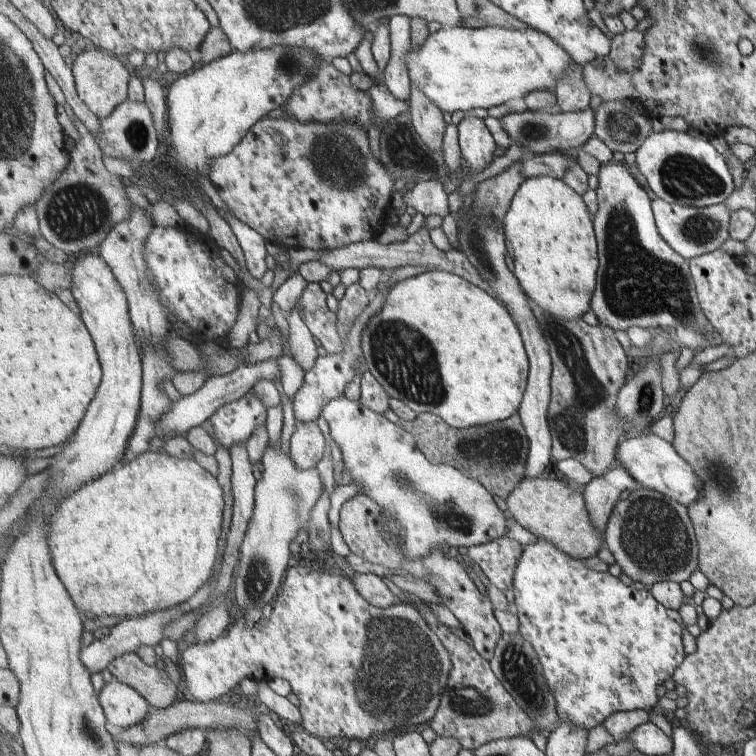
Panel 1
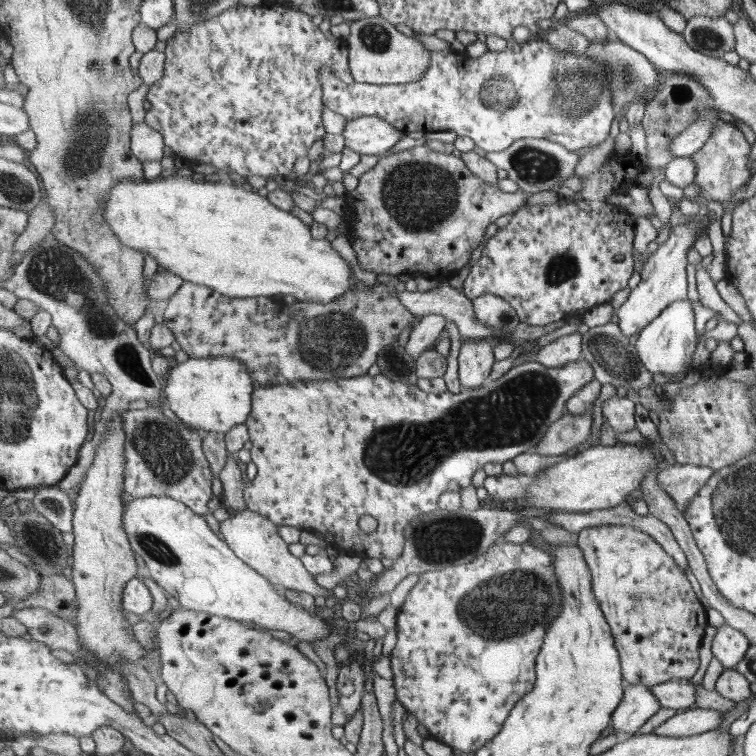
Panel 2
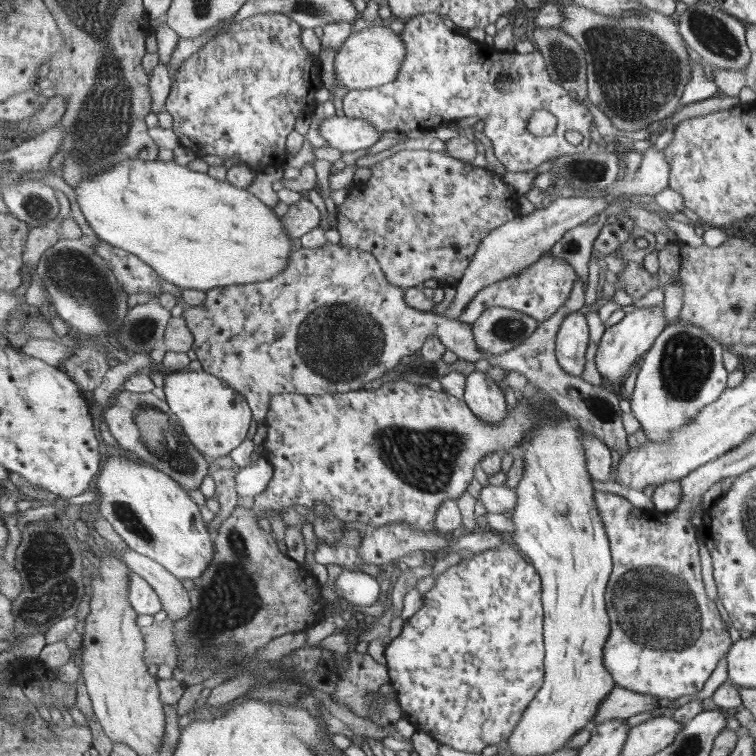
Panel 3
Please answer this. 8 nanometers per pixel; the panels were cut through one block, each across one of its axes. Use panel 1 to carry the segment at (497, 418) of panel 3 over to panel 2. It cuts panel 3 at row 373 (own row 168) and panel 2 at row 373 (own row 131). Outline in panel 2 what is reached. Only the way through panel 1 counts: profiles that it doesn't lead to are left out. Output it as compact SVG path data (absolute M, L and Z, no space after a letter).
M476 339L461 343L459 353L460 382L471 389L481 387L489 380L491 368L495 364L493 346Z

